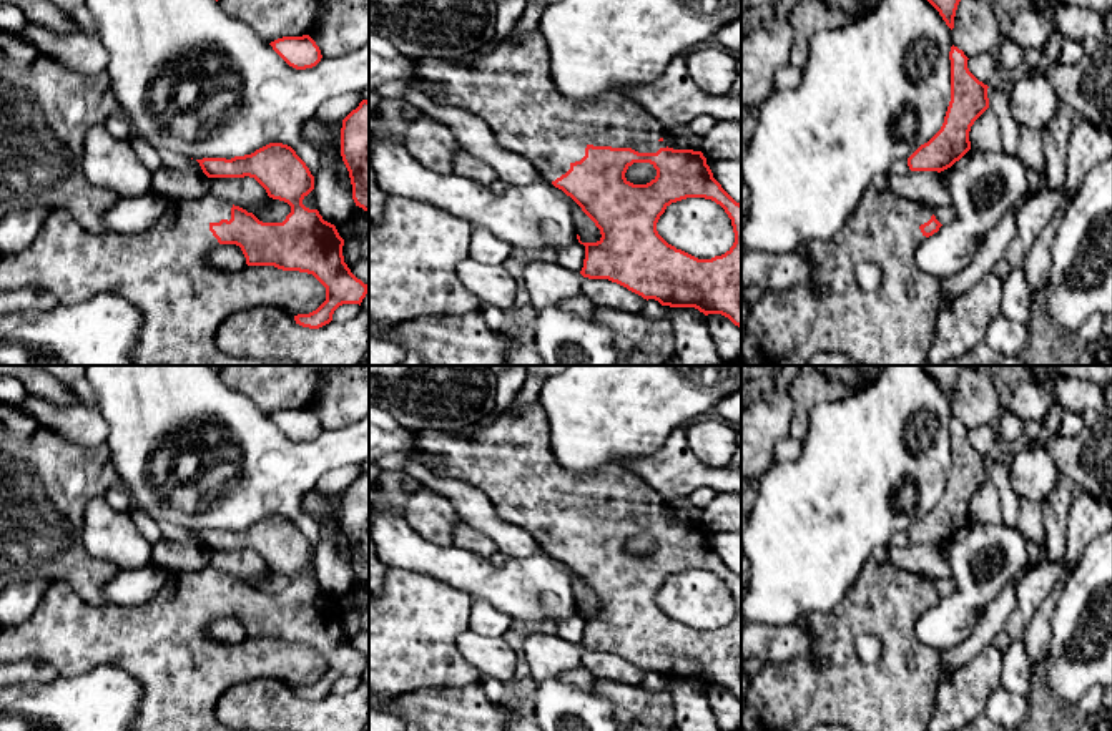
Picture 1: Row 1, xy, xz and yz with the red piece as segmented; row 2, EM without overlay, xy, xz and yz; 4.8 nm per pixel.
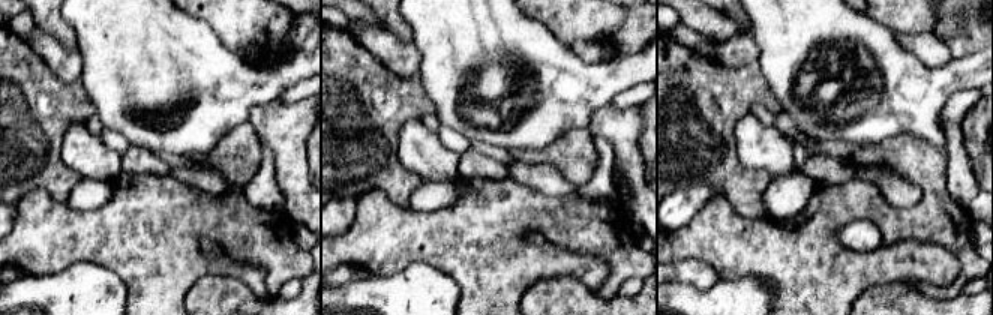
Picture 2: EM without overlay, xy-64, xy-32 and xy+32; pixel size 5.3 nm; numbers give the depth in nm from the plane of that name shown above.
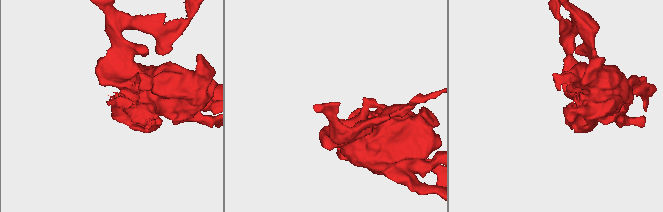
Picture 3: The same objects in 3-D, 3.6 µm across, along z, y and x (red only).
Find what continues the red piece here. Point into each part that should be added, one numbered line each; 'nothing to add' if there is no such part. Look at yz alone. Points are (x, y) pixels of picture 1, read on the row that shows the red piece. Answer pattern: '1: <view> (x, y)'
1: yz (893, 324)

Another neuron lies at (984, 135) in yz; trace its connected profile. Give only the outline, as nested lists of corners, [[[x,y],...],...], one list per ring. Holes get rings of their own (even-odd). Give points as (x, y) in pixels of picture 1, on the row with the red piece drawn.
[[[987,108],[971,126],[969,141],[972,150],[1001,153],[1001,116]]]

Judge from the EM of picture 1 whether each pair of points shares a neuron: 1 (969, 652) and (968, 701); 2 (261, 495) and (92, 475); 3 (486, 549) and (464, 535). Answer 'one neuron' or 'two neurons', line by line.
1: two neurons
2: two neurons
3: one neuron

